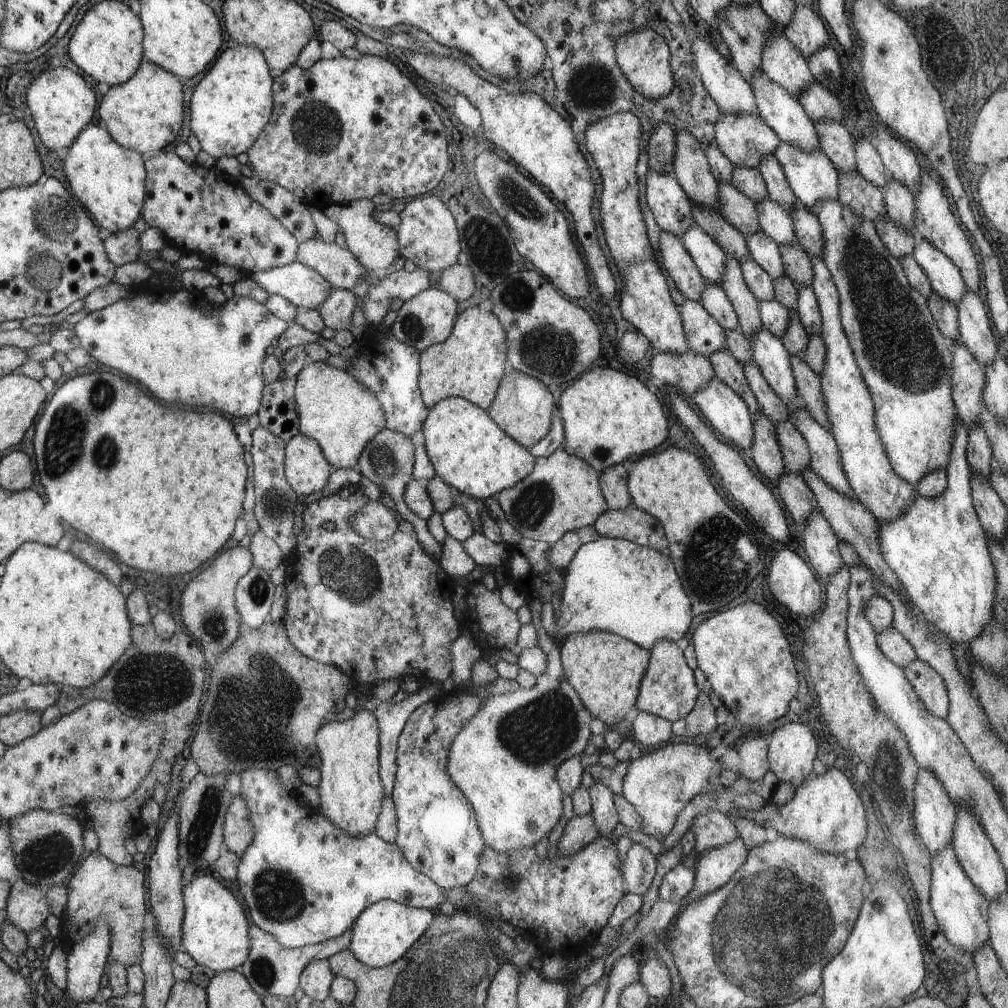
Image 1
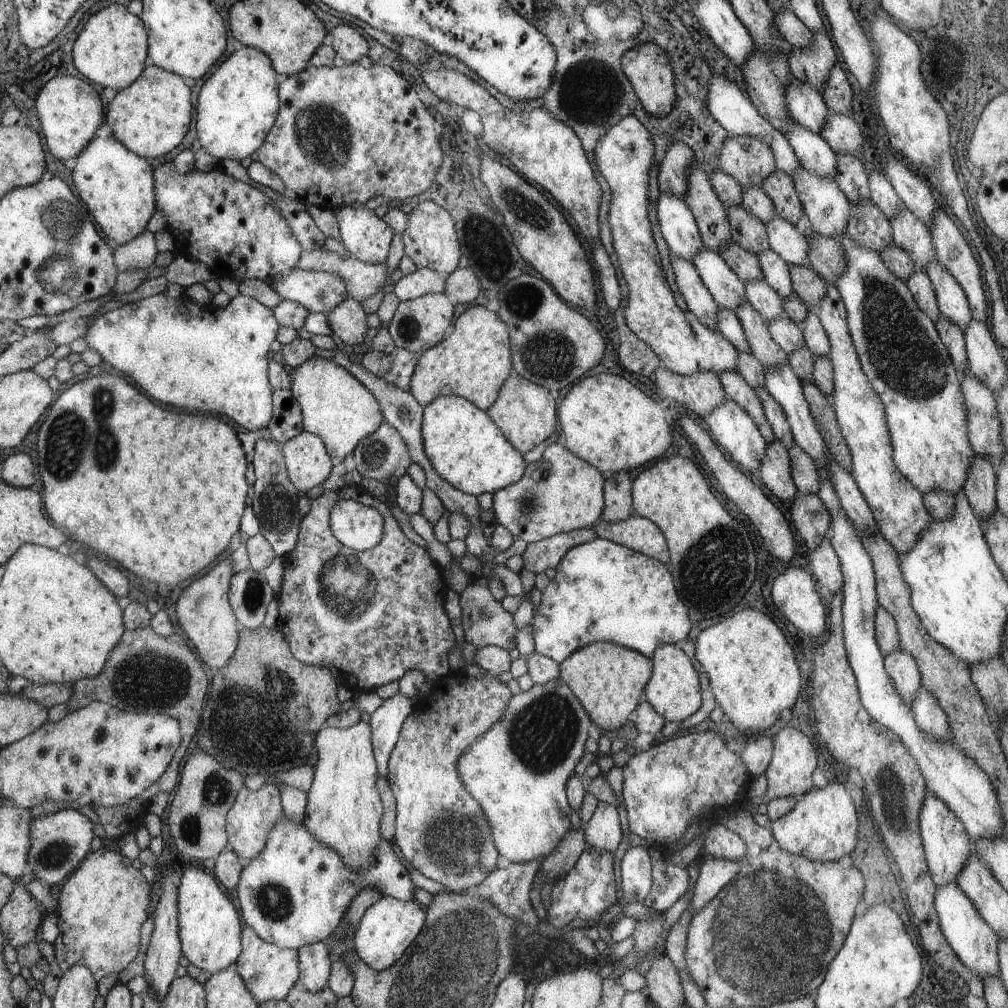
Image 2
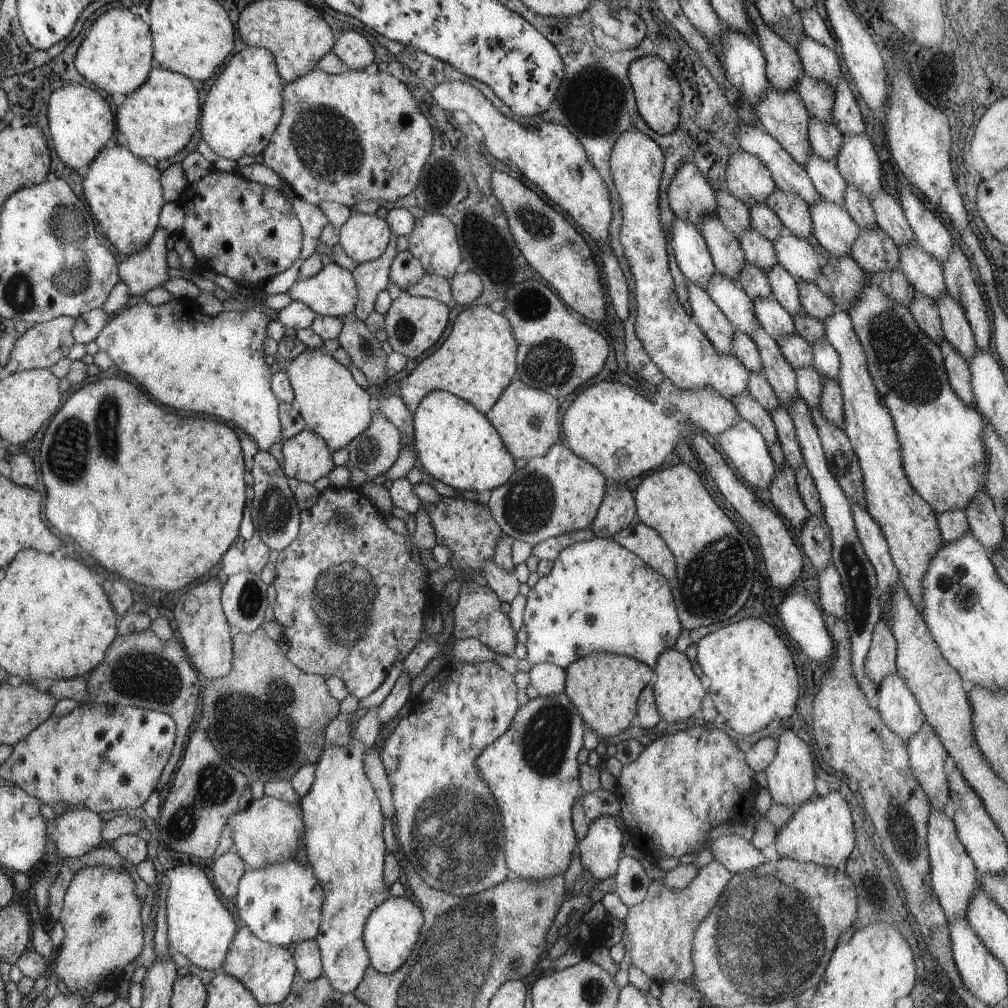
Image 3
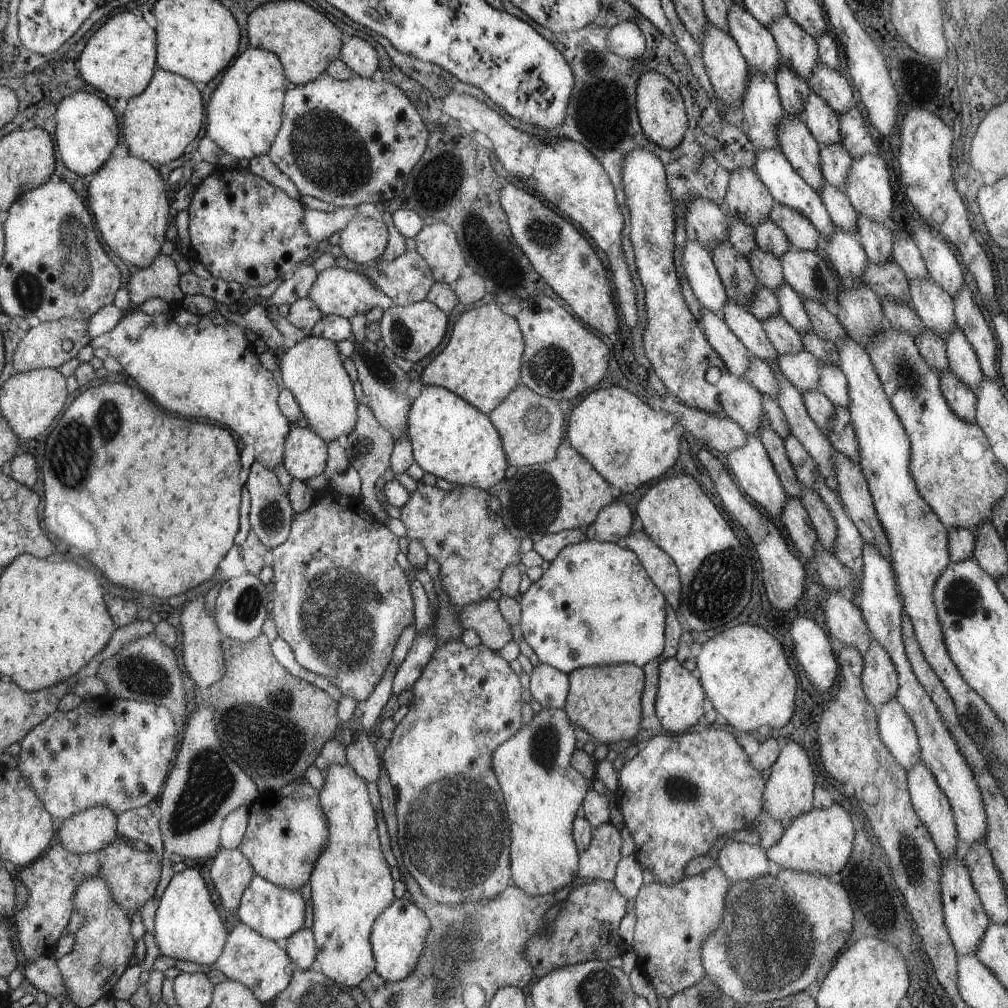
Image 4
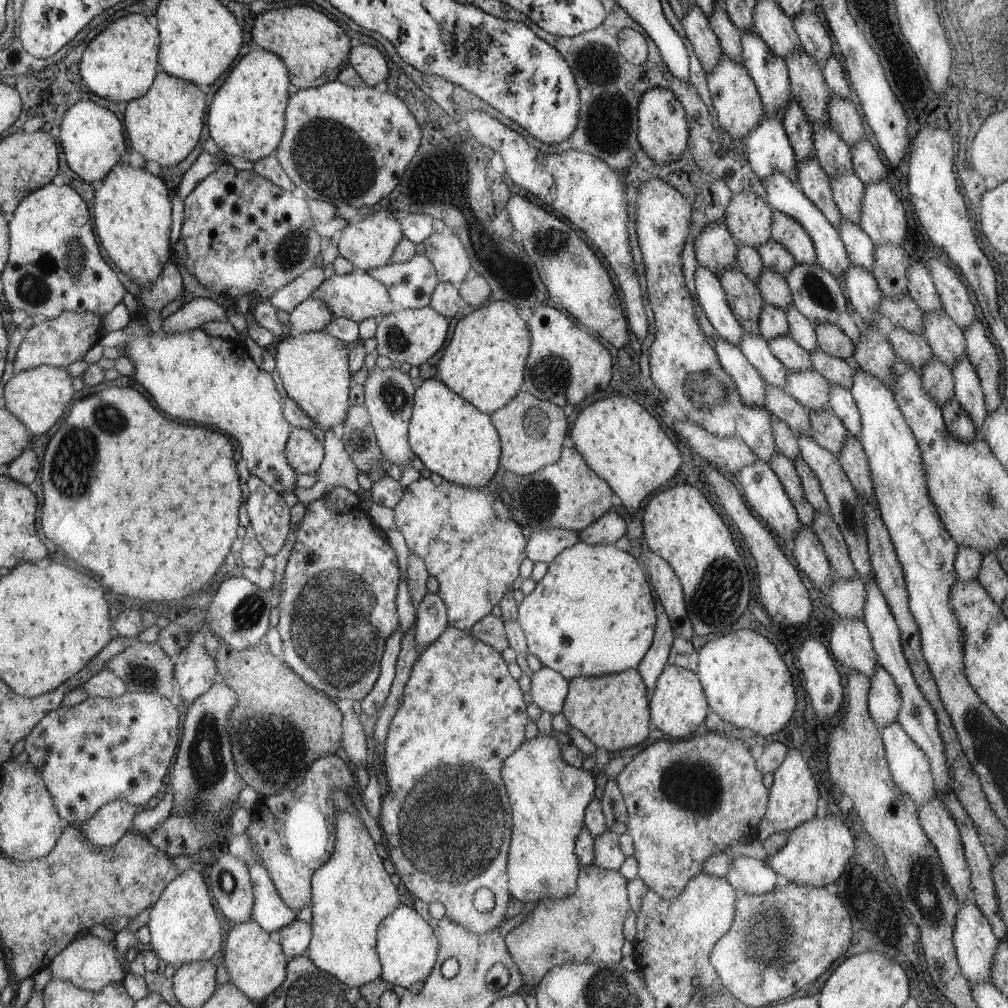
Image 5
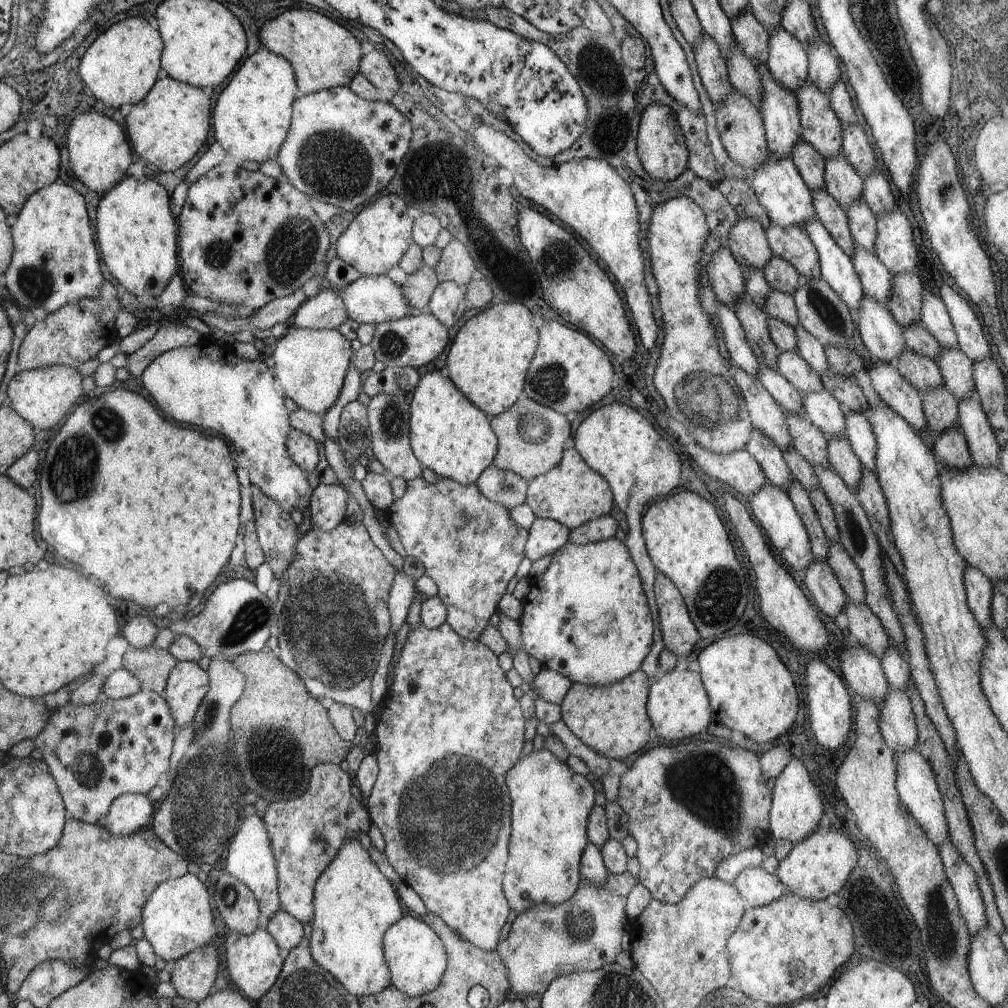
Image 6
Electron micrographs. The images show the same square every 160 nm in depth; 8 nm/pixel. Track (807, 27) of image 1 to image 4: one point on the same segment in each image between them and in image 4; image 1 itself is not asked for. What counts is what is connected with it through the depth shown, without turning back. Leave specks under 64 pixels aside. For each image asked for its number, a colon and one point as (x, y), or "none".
2: (811, 66)
3: (818, 97)
4: (823, 123)

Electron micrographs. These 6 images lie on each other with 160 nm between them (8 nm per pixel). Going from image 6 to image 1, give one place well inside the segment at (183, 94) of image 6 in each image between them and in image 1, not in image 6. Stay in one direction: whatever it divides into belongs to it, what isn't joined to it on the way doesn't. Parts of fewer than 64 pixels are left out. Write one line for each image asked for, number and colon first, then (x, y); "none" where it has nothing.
1: (145, 115)
2: (150, 118)
3: (156, 122)
4: (158, 125)
5: (164, 126)

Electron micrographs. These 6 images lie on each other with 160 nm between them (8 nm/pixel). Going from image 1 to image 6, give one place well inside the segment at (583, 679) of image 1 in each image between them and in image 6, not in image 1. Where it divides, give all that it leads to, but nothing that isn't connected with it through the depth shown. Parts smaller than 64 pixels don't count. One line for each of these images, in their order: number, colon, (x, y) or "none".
2: (609, 680)
3: (604, 687)
4: (605, 701)
5: (612, 711)
6: (612, 720)

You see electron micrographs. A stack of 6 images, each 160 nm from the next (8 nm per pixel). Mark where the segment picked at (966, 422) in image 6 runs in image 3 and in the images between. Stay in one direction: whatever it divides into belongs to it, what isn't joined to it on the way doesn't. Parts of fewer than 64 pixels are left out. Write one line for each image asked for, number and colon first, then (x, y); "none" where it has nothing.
3: (956, 328)
4: (963, 362)
5: (968, 393)

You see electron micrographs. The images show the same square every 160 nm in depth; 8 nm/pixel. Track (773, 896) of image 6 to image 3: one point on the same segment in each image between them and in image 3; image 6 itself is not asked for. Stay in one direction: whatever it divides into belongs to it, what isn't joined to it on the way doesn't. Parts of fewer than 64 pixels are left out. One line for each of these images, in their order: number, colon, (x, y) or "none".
3: (737, 854)
4: (740, 861)
5: (747, 875)

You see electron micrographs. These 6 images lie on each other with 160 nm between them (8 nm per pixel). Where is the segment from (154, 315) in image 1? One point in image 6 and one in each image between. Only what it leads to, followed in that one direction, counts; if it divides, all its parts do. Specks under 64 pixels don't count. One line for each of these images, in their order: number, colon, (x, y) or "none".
2: (212, 360)
3: (213, 366)
4: (194, 368)
5: (196, 378)
6: (234, 398)

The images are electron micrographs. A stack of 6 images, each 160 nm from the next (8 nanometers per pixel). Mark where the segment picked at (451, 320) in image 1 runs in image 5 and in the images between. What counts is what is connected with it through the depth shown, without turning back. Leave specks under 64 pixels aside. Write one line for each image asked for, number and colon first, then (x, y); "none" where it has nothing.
2: (419, 324)
3: (413, 324)
4: (413, 331)
5: (411, 336)

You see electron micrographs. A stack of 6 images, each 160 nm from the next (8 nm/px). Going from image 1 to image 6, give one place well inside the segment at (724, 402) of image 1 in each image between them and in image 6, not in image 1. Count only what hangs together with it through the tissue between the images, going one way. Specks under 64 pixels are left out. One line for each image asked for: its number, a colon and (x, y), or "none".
2: (730, 426)
3: (743, 444)
4: (756, 476)
5: (764, 493)
6: (772, 508)

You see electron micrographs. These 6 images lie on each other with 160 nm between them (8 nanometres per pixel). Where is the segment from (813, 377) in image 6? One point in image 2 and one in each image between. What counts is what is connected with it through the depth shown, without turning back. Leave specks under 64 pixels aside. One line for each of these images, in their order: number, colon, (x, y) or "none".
2: (764, 299)
3: (774, 318)
4: (786, 340)
5: (795, 359)

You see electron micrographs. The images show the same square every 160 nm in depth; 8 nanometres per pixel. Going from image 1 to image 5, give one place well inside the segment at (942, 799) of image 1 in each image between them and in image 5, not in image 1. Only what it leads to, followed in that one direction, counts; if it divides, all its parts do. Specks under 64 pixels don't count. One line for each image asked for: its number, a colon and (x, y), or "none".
2: (946, 844)
3: (954, 878)
4: (966, 921)
5: (975, 943)

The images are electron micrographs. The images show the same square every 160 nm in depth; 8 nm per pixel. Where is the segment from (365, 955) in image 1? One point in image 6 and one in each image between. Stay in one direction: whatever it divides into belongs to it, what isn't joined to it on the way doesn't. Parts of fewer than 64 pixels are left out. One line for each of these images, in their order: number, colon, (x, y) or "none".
2: (390, 926)
3: (393, 930)
4: (399, 935)
5: (407, 946)
6: (417, 958)

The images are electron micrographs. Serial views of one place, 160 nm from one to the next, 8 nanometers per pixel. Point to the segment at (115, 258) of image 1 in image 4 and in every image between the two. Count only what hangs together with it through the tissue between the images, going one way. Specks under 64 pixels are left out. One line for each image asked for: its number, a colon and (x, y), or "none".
2: (139, 254)
3: (148, 269)
4: (161, 279)

